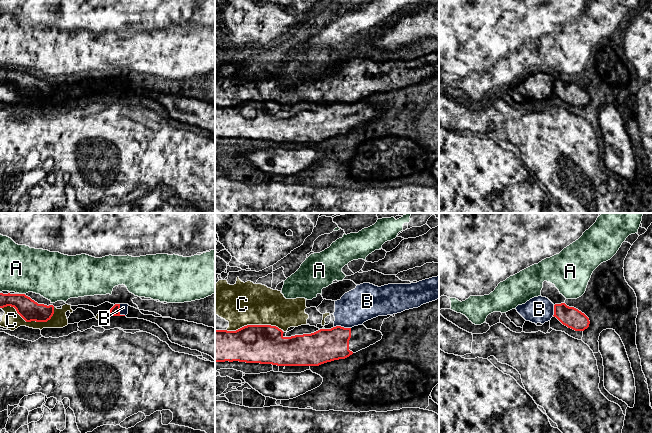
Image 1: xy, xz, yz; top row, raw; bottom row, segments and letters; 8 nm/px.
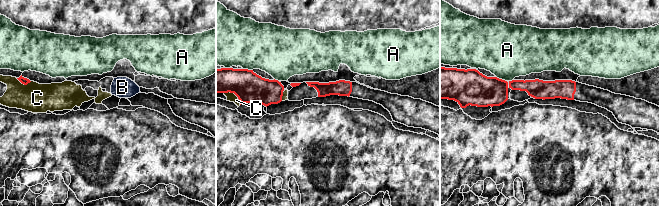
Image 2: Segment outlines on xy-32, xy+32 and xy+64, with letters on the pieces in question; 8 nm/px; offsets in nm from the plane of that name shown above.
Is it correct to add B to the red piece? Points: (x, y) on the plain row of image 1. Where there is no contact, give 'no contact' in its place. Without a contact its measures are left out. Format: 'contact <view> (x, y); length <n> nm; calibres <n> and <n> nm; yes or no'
contact xz (342, 103); length 140 nm; calibres 280 and 280 nm; no

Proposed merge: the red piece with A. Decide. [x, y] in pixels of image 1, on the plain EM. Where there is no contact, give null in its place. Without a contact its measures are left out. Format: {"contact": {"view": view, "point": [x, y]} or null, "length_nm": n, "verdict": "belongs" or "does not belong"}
{"contact": {"view": "xy", "point": [22, 70]}, "length_nm": 50, "verdict": "does not belong"}

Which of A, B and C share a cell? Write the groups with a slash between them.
A / B C

